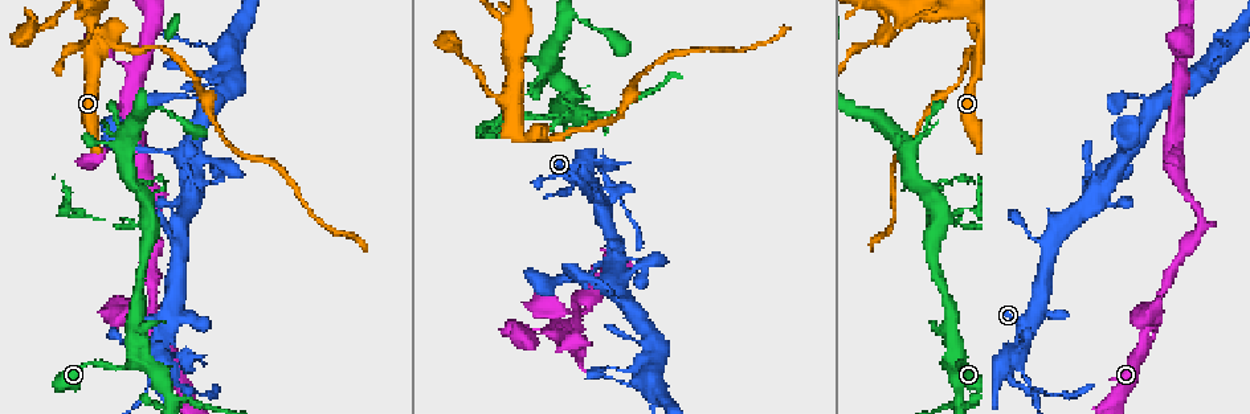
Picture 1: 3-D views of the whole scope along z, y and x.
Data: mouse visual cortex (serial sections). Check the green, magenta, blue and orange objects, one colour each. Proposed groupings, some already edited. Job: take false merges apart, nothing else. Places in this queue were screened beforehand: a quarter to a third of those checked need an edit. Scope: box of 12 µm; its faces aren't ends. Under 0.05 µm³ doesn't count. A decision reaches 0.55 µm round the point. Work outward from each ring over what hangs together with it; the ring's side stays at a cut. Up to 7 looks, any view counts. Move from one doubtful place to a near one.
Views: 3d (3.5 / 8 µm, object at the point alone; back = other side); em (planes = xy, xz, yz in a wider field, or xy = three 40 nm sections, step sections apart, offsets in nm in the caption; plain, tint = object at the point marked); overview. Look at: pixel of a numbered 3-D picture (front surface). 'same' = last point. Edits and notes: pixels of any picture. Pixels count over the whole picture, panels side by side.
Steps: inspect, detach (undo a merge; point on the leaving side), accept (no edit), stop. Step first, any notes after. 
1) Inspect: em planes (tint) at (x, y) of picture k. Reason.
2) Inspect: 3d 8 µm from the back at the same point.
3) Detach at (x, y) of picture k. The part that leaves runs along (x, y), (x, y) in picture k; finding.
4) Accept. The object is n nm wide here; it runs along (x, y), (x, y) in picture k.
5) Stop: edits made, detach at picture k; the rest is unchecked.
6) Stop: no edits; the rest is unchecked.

Inspect: 3d 3.5 µm at (1152, 330) of picture 1. Arms part here.

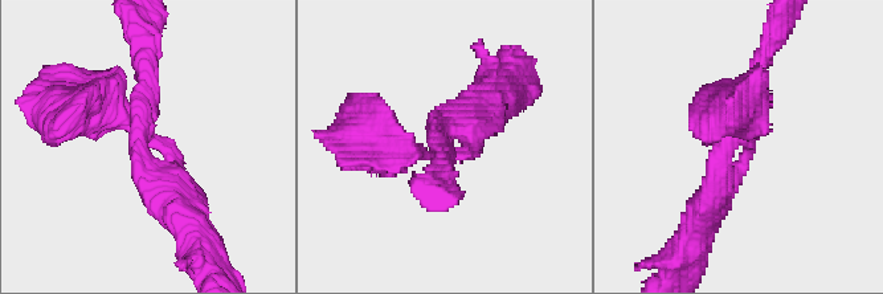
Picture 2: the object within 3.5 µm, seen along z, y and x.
Inspect: em xy step 3 (tint) at (139, 135) of picture 2. 3 arms meet here; the arms are 200, 400, 400 nm wide.

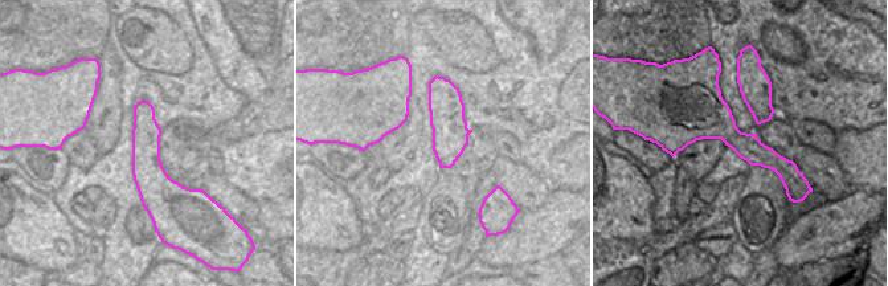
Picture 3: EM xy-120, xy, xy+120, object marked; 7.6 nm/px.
Accept. It runs along (672, 139), (725, 130), (799, 178) in picture 3; all the same cell.

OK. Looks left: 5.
Inspect: 3d 3.5 µm from the back at (140, 360) of picture 1. Three-way junction.

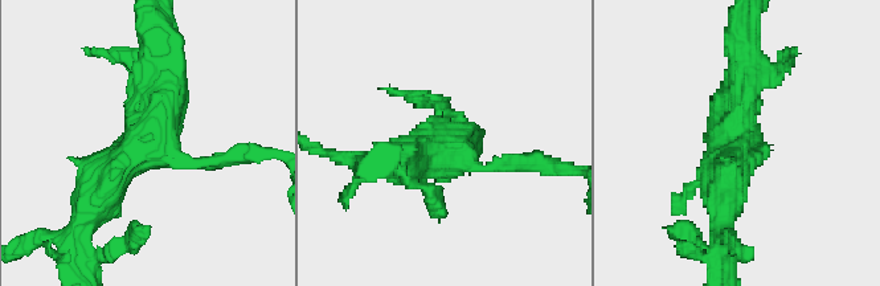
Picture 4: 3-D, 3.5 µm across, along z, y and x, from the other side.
Inspect: em planes (tint) at (728, 145) of picture 4. 3 arms meet here; the arms are 200, 400, 500 nm wide; shape alone is not enough.

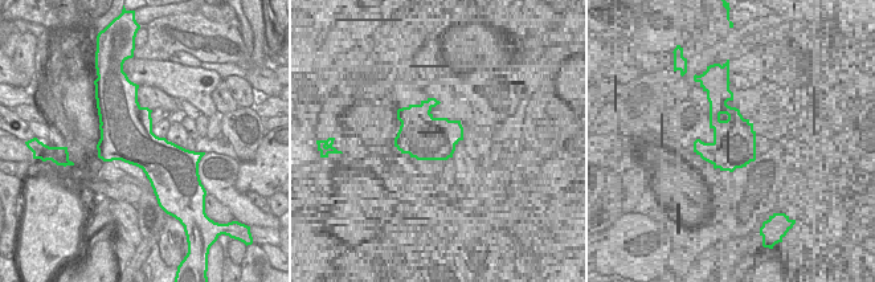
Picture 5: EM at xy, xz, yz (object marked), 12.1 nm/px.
Accept. It runs along (237, 155), (180, 163), (156, 143), (168, 57) in picture 4; continuous, no second cell.

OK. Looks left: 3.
Inspect: 3d 3.5 µm from the back at (939, 223) of picture 1. A narrow waist.

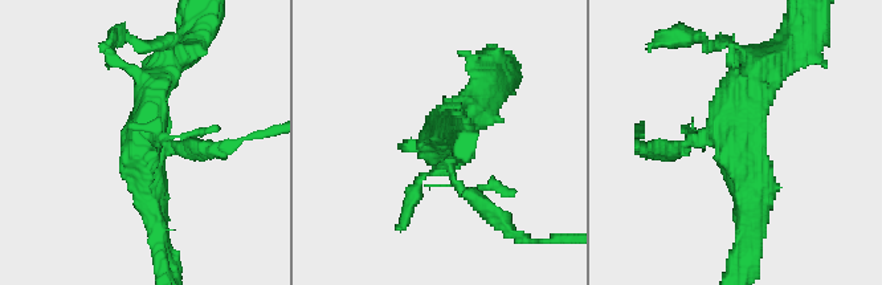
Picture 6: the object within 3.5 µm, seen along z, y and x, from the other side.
Inspect: em xy step 1 (tint) at (733, 138) of picture 6. Now the EM.

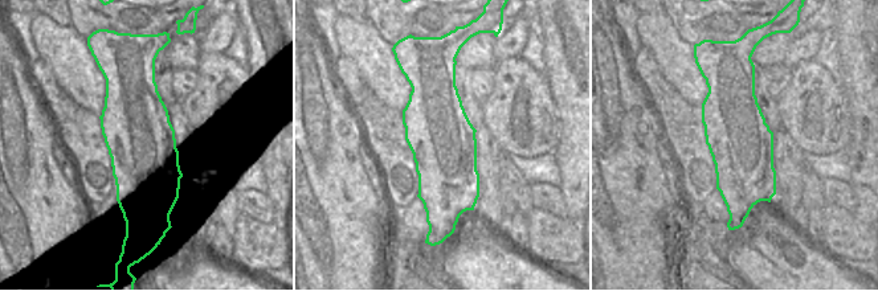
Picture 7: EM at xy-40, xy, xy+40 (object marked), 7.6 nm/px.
Detach at (182, 146) of picture 6. The part that leaves runs along (154, 137), (178, 150), (243, 141) in picture 6; a second cell is stuck on.

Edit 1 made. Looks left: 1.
Stop: edits made, detach at picture 6; the rest is unchecked.

